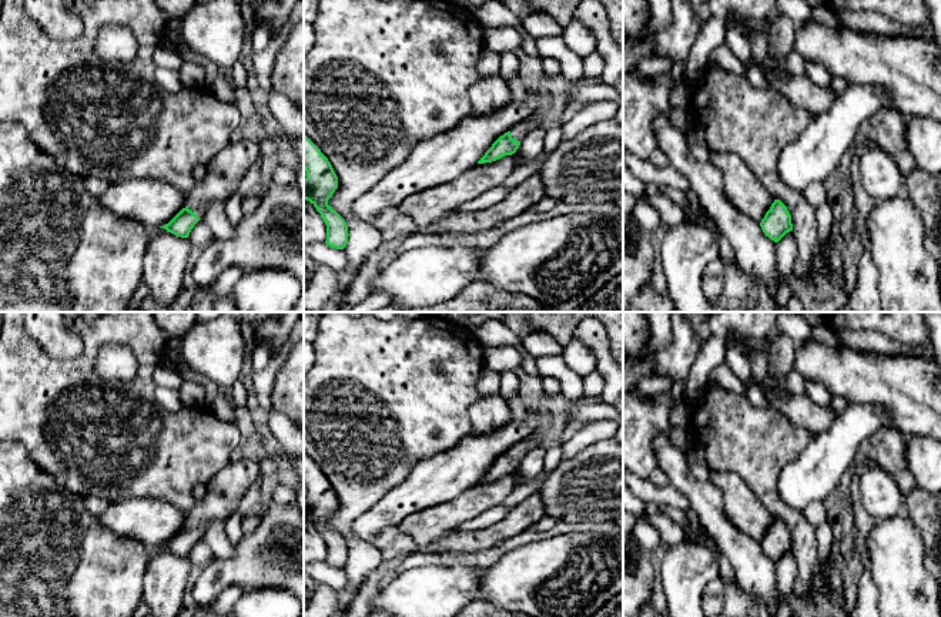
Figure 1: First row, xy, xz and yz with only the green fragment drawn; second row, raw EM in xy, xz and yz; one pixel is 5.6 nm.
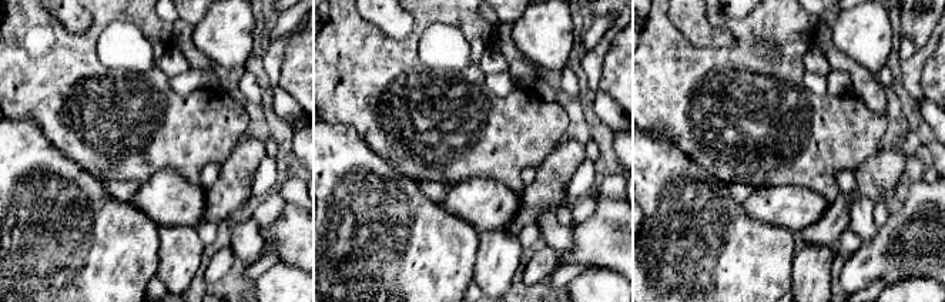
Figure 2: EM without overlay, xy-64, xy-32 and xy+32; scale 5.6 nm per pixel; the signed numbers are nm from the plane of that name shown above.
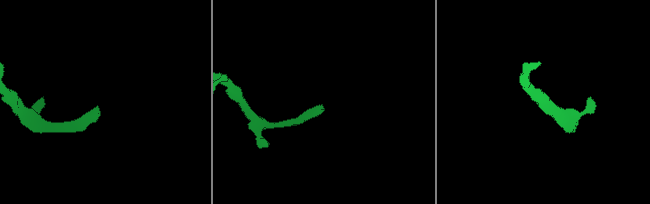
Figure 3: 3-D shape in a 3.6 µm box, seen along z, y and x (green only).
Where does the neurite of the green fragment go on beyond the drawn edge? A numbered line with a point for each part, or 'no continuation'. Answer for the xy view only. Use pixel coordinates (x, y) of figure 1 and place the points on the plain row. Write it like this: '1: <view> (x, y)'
1: xy (224, 492)

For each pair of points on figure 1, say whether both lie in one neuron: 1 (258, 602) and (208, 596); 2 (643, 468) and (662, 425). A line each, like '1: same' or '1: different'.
1: different
2: same

